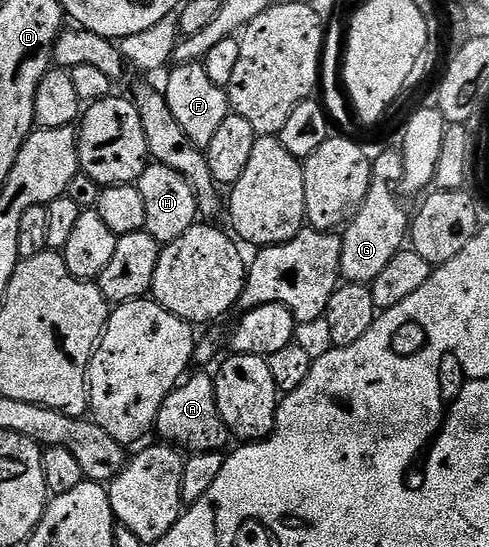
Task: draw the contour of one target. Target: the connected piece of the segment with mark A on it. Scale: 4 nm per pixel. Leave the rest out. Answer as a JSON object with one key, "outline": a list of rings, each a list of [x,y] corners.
{"outline":[[[206,371],[194,372],[191,372],[170,392],[168,399],[164,399],[158,412],[156,433],[162,436],[159,438],[163,442],[169,443],[190,455],[222,453],[225,450],[225,445],[231,444],[232,438],[218,410],[214,377],[211,374],[206,374]]]}

